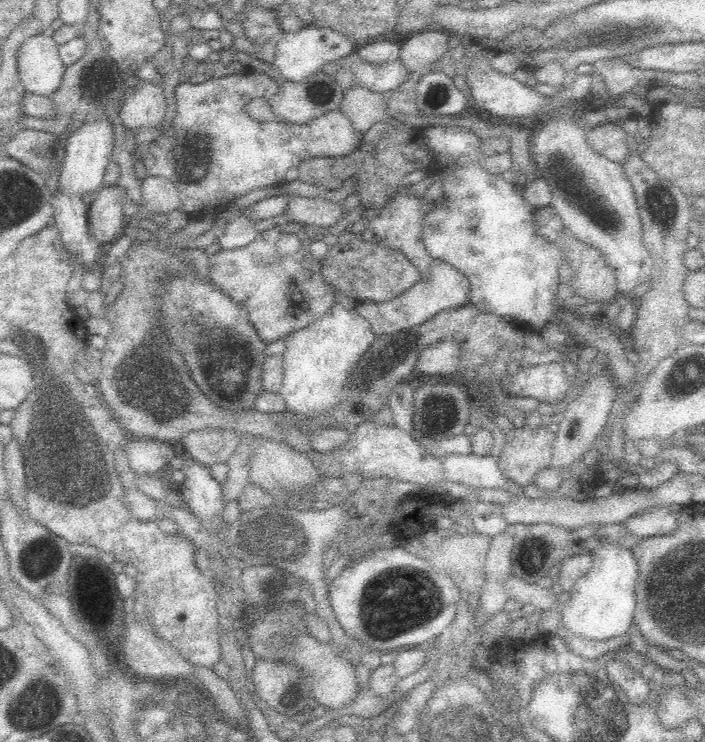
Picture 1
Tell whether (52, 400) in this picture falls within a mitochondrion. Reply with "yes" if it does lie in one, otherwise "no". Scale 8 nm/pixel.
no

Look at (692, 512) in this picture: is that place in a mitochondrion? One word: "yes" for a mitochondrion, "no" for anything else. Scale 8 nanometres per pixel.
no

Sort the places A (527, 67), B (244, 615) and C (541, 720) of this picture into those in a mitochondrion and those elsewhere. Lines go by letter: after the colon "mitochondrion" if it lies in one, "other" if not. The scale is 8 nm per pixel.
A: other
B: other
C: other

